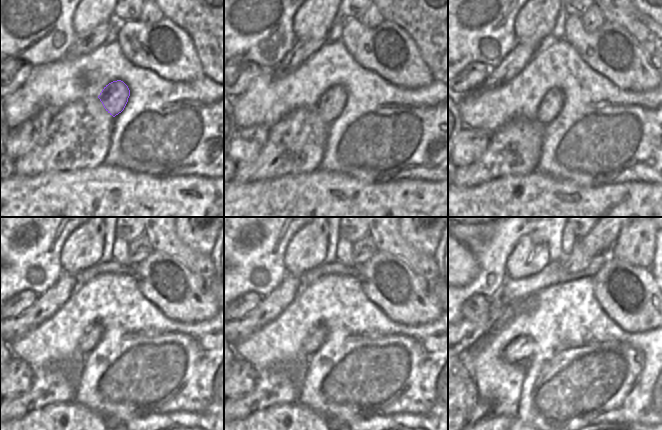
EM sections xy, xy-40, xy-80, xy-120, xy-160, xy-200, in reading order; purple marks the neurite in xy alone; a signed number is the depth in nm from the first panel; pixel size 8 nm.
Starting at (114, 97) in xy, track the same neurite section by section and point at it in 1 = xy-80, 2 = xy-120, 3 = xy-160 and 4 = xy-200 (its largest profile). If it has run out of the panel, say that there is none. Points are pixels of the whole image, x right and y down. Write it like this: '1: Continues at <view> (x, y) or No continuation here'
1: Continues at xy-80 (551, 105)
2: Continues at xy-120 (93, 335)
3: Continues at xy-160 (312, 343)
4: Continues at xy-200 (519, 350).

